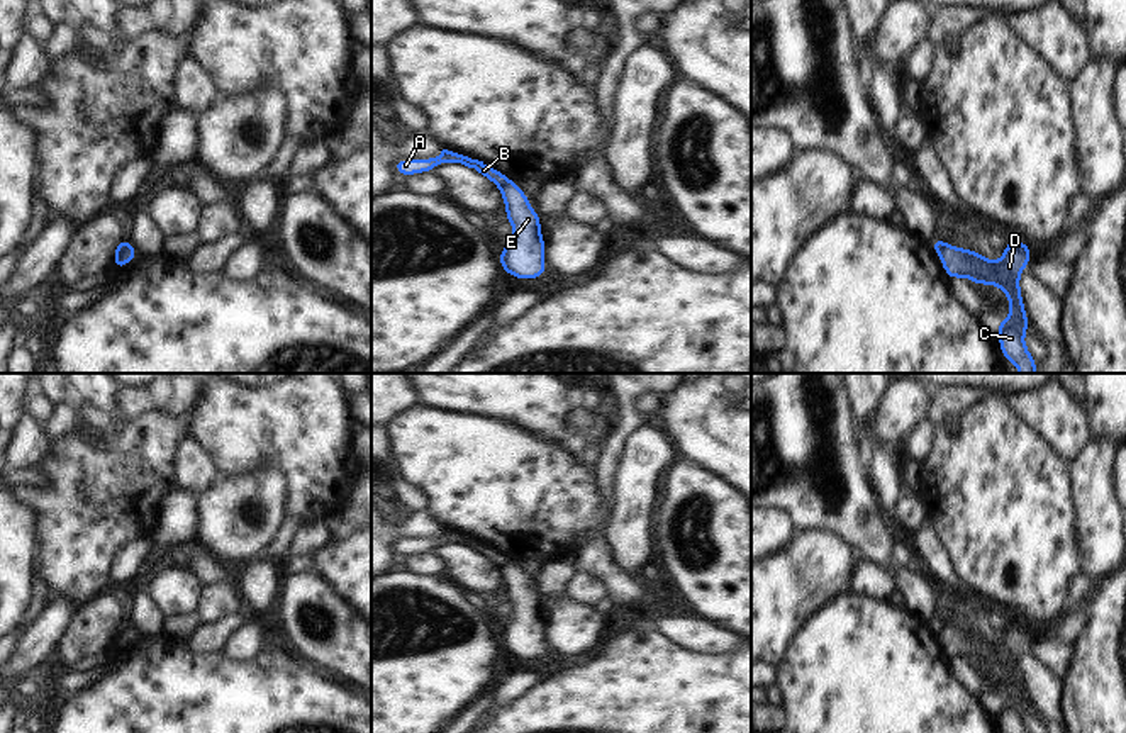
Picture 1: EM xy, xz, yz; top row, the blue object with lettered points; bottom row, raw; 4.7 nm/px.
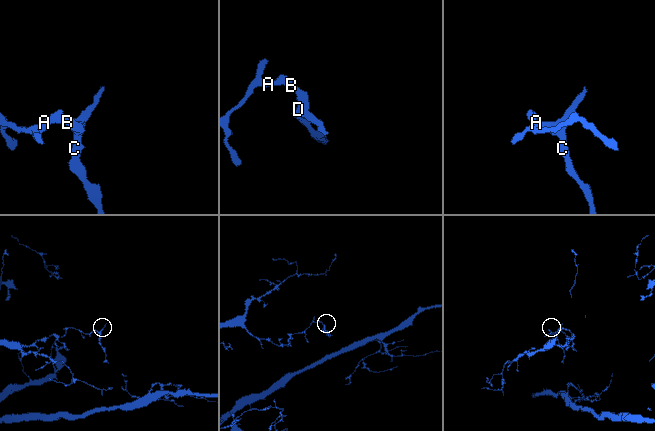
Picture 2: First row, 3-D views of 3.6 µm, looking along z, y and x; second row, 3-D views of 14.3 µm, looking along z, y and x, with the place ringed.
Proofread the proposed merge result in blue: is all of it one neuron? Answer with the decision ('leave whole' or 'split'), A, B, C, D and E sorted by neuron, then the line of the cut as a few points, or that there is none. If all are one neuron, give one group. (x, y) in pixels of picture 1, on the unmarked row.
split | A B / C D E | xy (133, 626), (126, 628), (114, 640)

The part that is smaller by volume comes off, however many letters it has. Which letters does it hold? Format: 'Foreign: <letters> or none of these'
Foreign: C, D, E.

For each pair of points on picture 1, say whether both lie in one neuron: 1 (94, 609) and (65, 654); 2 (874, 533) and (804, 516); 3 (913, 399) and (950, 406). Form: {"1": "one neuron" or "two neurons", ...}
{"1": "one neuron", "2": "one neuron", "3": "two neurons"}

